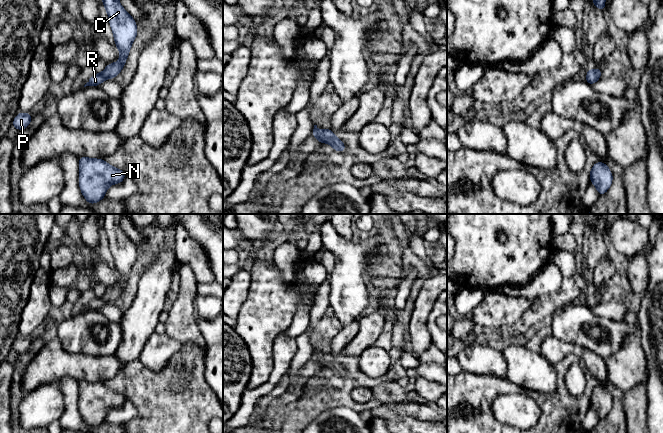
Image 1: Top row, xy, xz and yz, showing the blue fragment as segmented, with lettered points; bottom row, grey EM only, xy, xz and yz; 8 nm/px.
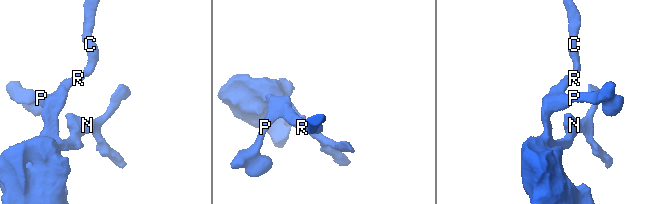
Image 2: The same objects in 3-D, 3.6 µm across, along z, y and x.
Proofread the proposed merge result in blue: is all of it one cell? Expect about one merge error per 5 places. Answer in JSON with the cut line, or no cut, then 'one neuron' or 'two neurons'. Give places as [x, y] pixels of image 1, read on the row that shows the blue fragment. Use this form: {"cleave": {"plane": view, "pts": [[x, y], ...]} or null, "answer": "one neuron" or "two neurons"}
{"cleave": null, "answer": "one neuron"}

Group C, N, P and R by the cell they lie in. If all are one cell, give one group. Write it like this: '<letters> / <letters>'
C N P R

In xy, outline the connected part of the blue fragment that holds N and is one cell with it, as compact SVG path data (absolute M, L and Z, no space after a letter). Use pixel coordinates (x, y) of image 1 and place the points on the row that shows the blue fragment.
M78 157L79 187L89 204L102 200L111 184L119 184L127 176L124 171L109 164L104 159Z

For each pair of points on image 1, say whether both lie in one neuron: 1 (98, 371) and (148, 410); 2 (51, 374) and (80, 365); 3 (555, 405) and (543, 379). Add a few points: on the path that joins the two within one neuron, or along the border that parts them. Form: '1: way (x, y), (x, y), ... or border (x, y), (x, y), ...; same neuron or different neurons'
1: border (126, 364), (117, 373), (102, 382); different neurons
2: way (58, 367), (60, 365), (73, 365); same neuron
3: border (556, 372), (557, 392), (555, 394), (528, 390); different neurons

